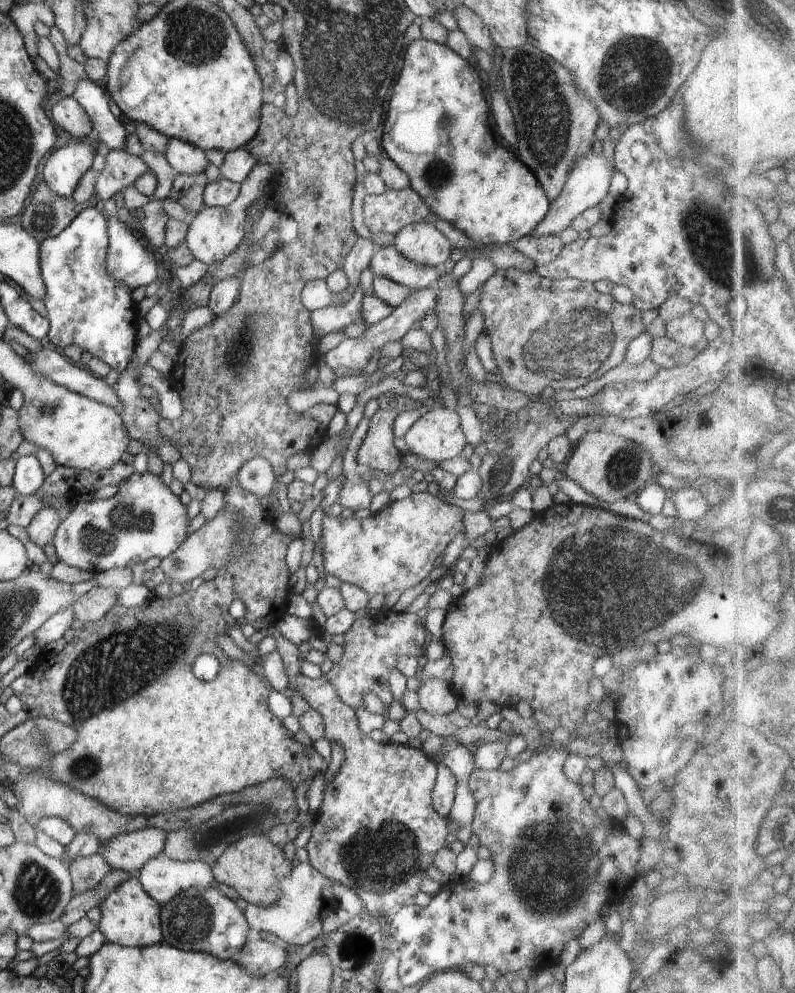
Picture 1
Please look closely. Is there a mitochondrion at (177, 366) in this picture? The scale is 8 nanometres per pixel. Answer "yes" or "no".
no

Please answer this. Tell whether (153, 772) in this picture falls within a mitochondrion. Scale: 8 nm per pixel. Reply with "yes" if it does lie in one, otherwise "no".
no

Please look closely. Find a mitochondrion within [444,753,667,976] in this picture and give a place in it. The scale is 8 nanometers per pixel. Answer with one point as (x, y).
(554, 868)

